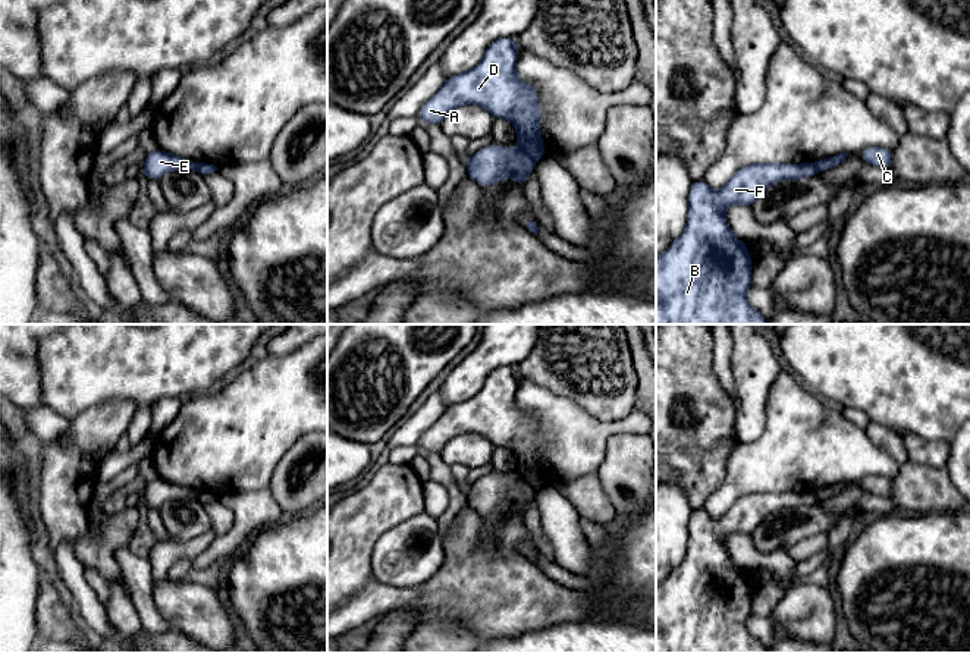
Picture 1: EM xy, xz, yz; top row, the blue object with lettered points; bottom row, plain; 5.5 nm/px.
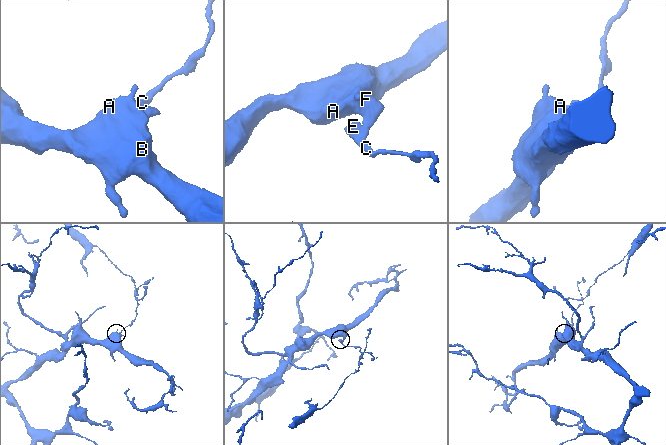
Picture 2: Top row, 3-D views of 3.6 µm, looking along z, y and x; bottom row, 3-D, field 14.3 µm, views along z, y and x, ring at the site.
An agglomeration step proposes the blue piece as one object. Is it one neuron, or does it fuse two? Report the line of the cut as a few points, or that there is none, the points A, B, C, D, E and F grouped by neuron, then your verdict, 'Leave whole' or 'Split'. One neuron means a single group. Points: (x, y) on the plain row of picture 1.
Split along xz (518, 479), (534, 489). Groups: A B D F / C E. Split

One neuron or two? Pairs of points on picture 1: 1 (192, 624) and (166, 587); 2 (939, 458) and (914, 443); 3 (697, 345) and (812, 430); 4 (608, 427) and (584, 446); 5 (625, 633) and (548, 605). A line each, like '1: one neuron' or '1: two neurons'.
1: one neuron
2: one neuron
3: two neurons
4: one neuron
5: two neurons

